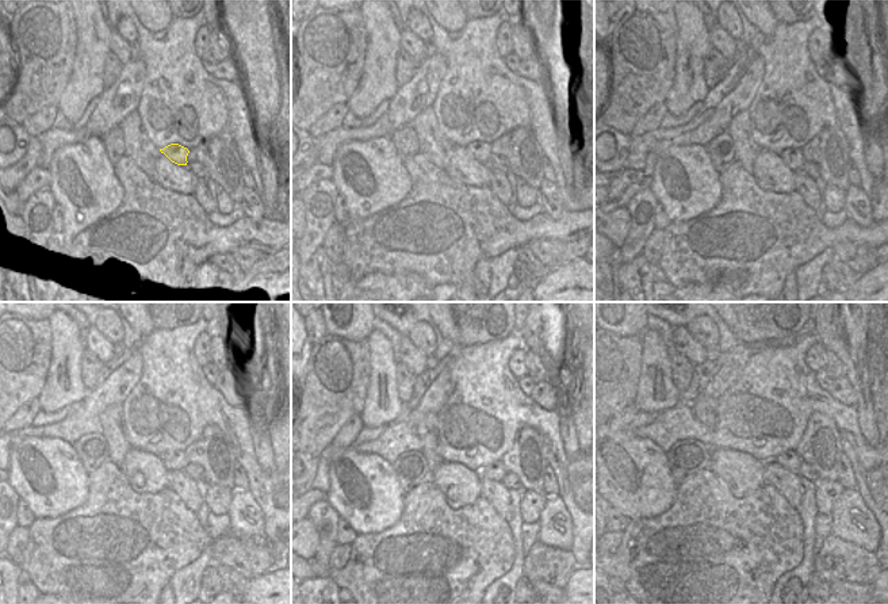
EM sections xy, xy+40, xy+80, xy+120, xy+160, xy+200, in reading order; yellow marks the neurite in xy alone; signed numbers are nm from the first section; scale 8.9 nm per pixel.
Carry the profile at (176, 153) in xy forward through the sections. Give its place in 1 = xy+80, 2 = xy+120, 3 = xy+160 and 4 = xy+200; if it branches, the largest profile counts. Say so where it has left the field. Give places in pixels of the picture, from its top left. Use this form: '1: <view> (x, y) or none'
1: xy+80 (793, 159)
2: xy+120 (190, 466)
3: xy+160 (497, 471)
4: xy+200 (804, 469)

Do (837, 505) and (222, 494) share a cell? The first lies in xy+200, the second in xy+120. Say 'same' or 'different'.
same

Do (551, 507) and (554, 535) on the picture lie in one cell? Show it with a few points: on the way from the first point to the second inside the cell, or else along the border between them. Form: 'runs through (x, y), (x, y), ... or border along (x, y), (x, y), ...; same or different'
runs through (551, 513), (548, 519), (552, 528); same

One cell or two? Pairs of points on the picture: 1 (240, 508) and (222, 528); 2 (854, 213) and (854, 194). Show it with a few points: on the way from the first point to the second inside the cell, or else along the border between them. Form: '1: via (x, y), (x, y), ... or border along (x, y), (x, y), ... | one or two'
1: border along (228, 516), (233, 534) | two
2: via (854, 209), (852, 205), (854, 198) | one

